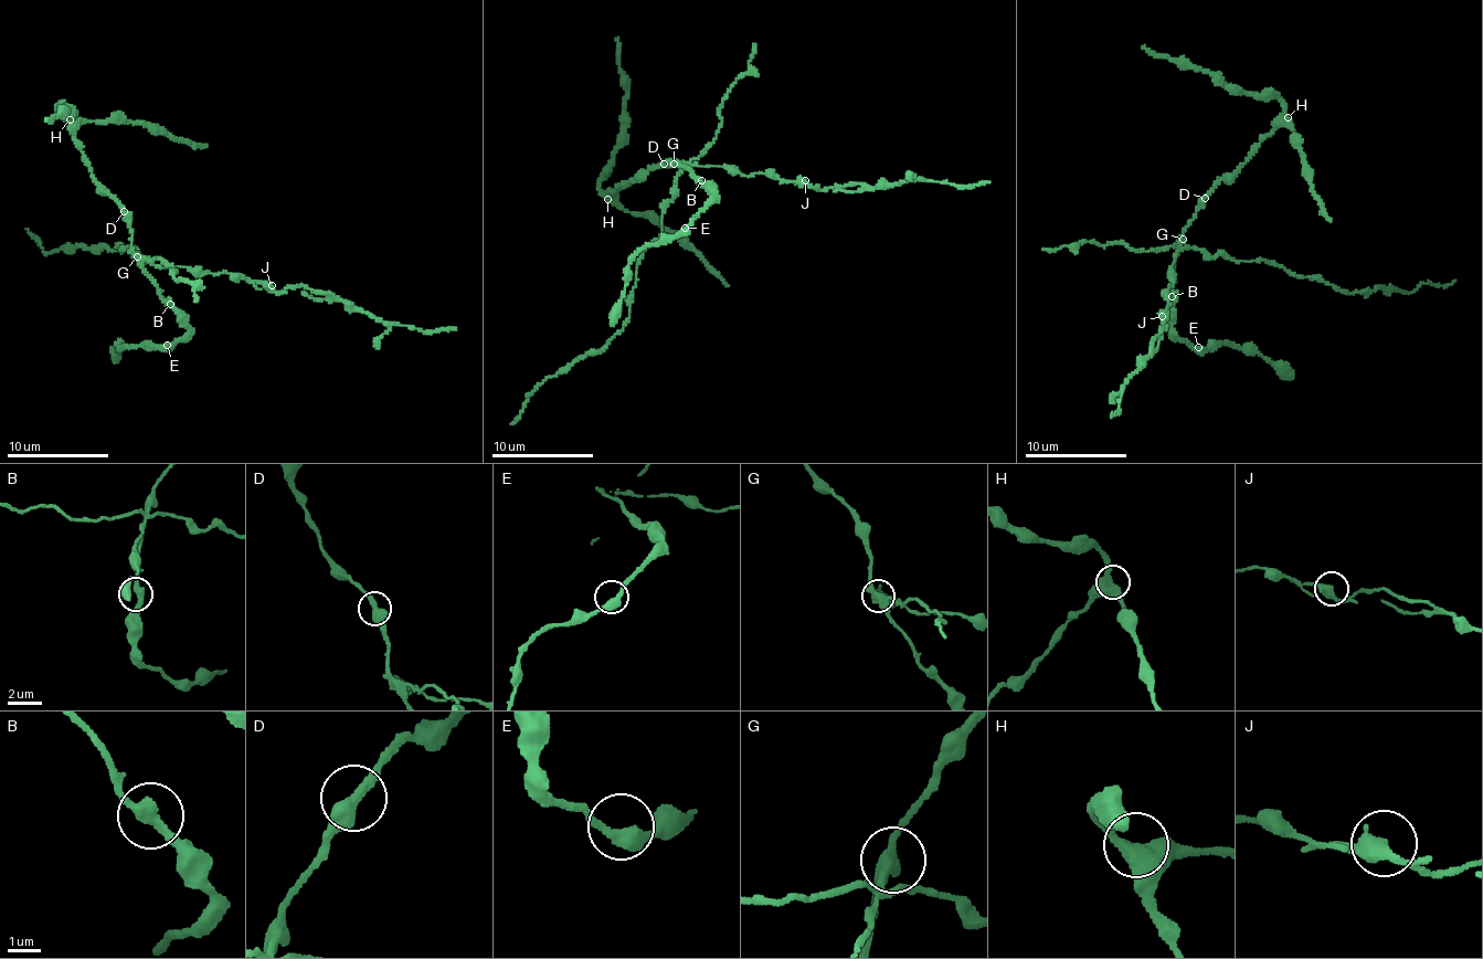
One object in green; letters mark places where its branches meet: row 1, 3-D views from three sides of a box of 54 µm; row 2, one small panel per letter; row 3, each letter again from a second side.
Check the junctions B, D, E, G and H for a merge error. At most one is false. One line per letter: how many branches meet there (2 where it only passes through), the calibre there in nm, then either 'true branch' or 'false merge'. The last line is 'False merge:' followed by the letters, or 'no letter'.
B: 2 | 360 nm | true branch
D: 2 | 440 nm | true branch
E: 2 | 440 nm | true branch
G: 3 | 320 nm | false merge
H: 3 | 420 nm | true branch
False merge: G

